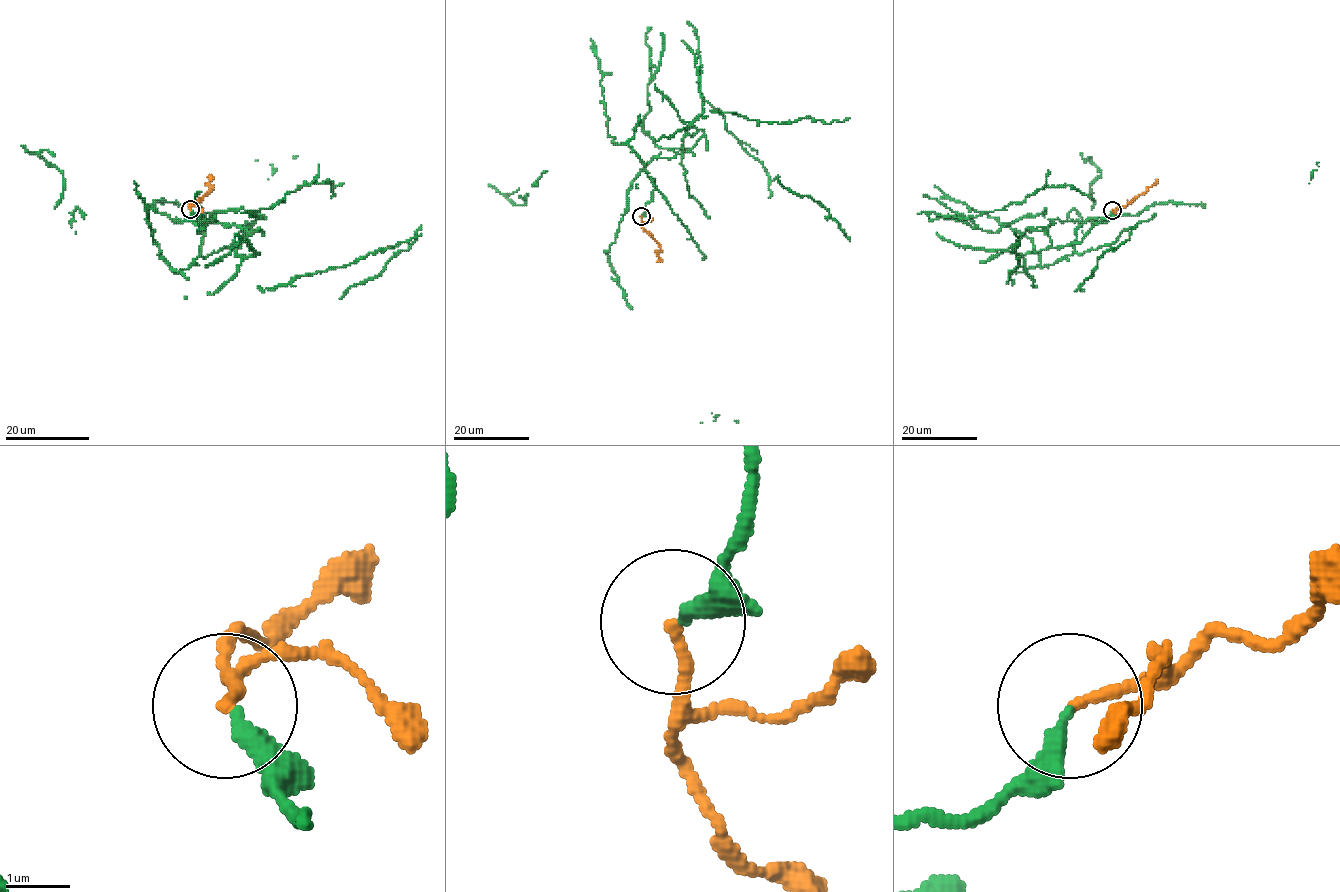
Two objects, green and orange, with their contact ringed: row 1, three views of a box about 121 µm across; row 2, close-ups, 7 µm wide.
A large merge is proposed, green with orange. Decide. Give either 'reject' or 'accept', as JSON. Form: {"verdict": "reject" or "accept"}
{"verdict": "accept"}

